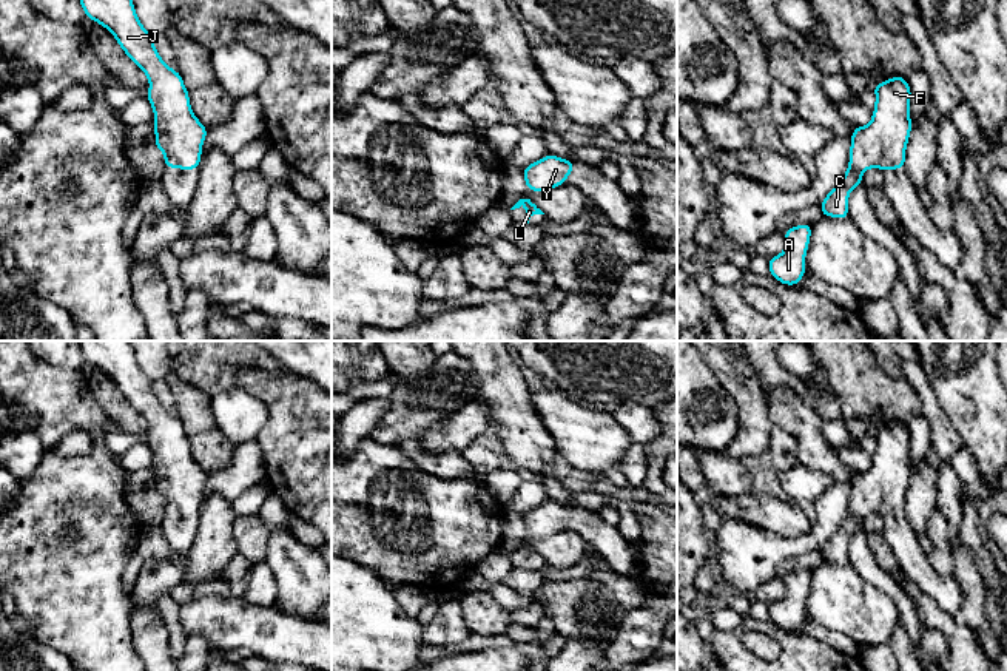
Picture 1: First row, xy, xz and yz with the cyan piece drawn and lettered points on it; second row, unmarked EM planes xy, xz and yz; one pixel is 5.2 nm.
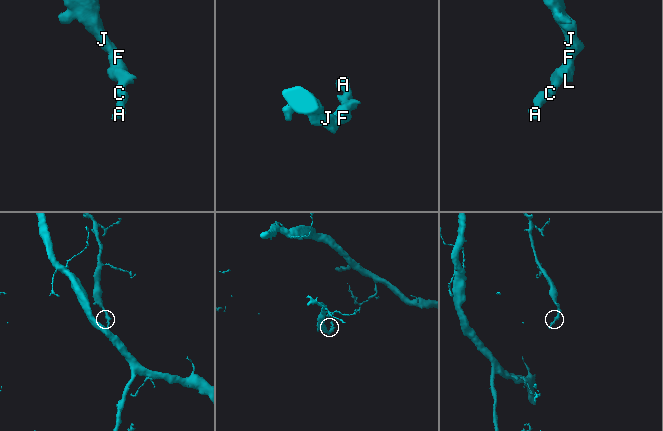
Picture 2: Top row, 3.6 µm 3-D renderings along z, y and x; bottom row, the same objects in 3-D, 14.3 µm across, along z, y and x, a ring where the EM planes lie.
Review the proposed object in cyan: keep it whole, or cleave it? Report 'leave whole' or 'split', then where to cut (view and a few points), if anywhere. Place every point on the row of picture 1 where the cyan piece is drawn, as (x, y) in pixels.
leave whole; cut none

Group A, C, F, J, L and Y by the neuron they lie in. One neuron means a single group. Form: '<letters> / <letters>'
A C F J L Y

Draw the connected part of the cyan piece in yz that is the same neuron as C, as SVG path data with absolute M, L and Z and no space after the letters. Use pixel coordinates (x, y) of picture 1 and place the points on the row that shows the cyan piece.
M894 76L873 89L876 103L871 122L854 128L848 170L822 201L822 217L848 217L850 191L860 185L865 170L905 168L905 148L913 128L908 111L911 88L904 77Z

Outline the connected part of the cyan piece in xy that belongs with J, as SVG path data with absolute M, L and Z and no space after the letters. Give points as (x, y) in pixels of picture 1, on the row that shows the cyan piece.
M80 0L83 12L93 22L105 26L117 40L125 54L147 74L150 89L147 99L154 111L156 147L163 153L165 168L199 170L202 142L208 130L197 120L182 76L165 65L153 37L137 19L133 0Z

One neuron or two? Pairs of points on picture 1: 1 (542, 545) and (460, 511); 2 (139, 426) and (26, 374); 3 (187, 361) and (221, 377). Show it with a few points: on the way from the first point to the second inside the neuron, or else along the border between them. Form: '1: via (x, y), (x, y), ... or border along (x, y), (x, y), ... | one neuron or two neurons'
1: border along (503, 511), (498, 548) | two neurons
2: border along (87, 383), (91, 397), (108, 420) | two neurons
3: via (195, 361), (205, 361), (213, 369) | one neuron

